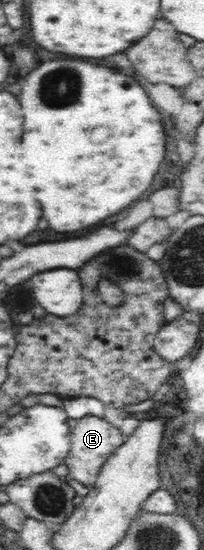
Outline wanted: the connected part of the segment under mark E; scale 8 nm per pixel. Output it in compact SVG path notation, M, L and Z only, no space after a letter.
M90 415L78 419L76 426L71 429L71 449L64 460L64 464L68 467L69 477L91 487L96 483L106 459L114 450L122 446L122 438L120 429L106 421L104 417Z

